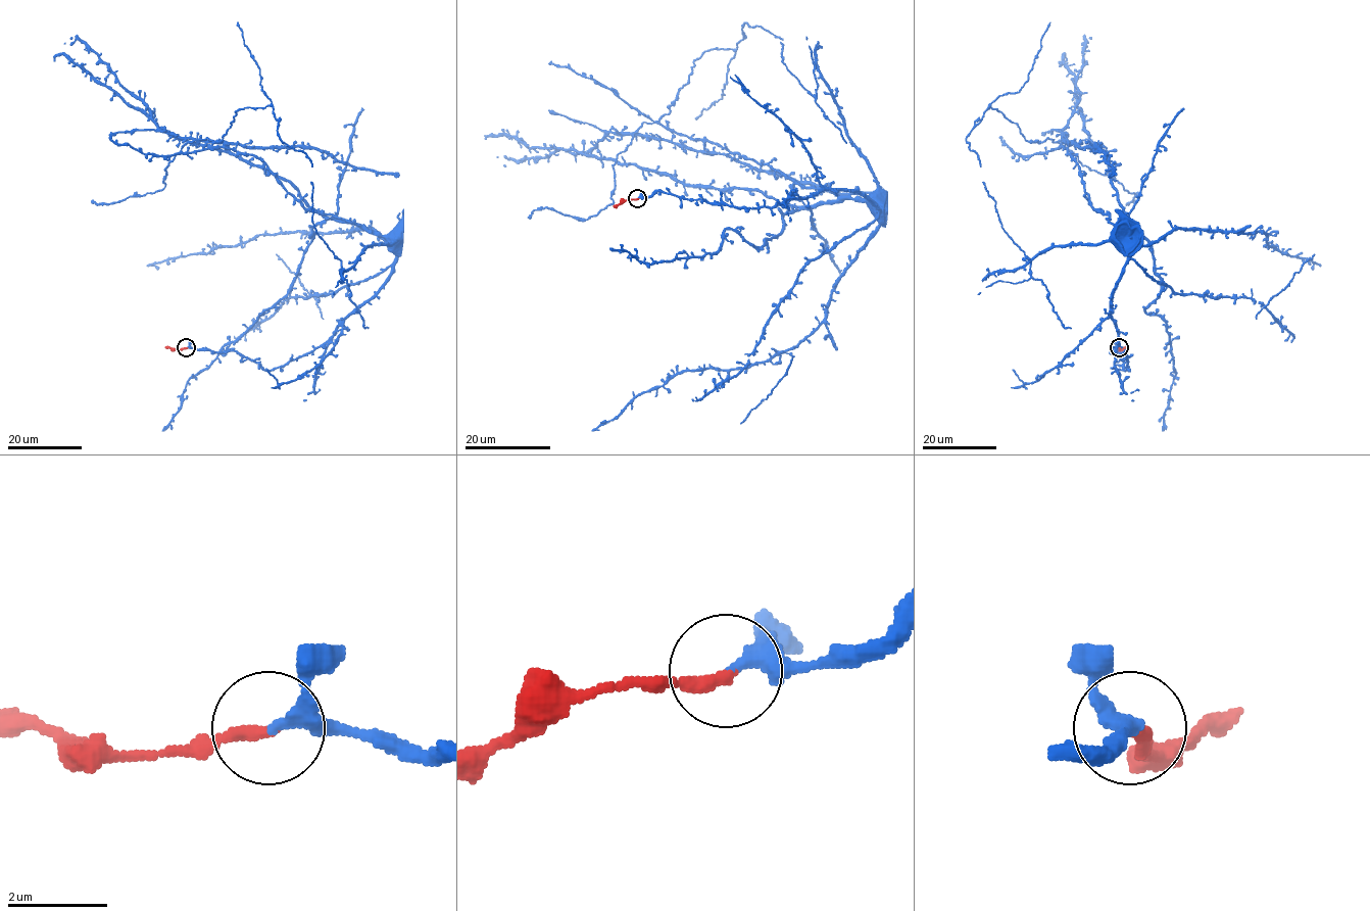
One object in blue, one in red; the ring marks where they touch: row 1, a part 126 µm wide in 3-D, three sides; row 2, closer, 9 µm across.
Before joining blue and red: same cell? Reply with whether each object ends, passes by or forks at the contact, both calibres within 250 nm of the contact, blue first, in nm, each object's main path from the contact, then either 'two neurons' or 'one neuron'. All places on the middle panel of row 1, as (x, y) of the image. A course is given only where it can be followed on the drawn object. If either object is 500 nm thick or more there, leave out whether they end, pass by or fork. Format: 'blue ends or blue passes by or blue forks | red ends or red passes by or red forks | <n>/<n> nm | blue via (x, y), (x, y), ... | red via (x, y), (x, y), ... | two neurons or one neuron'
blue passes by | red ends | 190/280 nm | blue via (638, 198), (665, 191), (729, 206), (756, 207), (804, 199), (825, 189), (854, 189), (878, 208), (885, 196) | red via (638, 198), (622, 200), (613, 206) | one neuron

